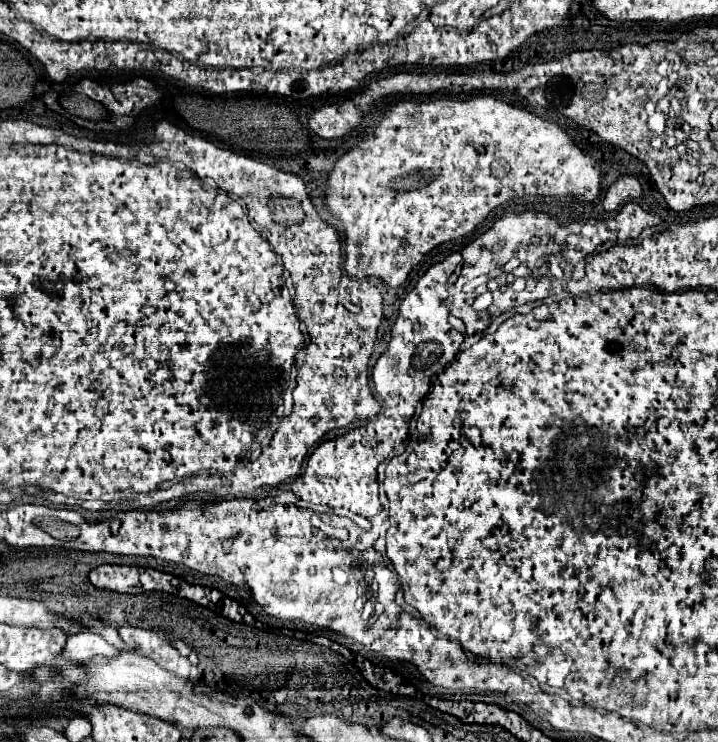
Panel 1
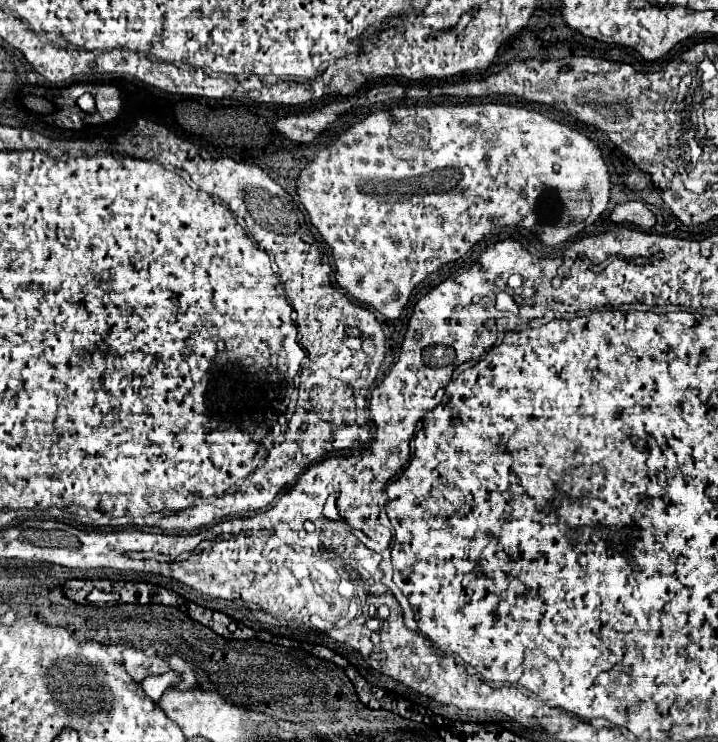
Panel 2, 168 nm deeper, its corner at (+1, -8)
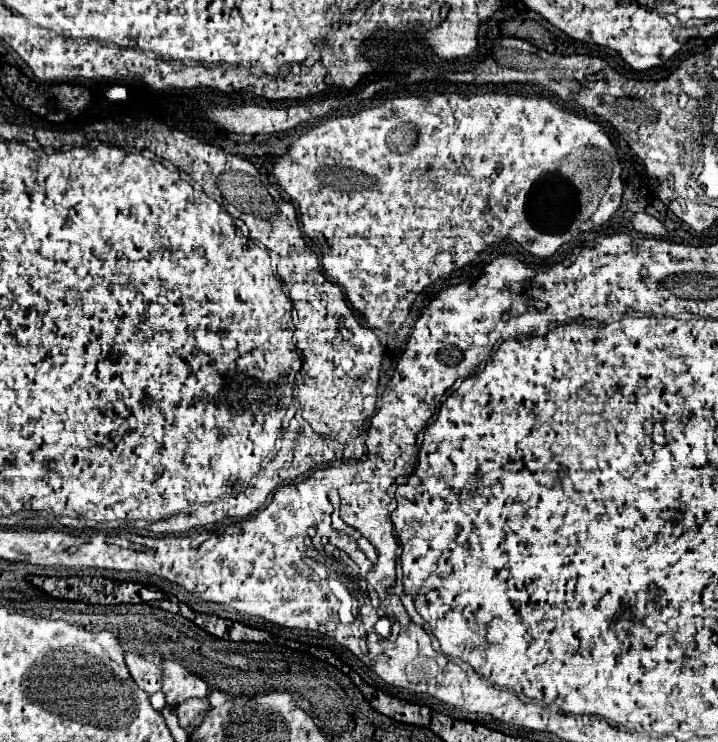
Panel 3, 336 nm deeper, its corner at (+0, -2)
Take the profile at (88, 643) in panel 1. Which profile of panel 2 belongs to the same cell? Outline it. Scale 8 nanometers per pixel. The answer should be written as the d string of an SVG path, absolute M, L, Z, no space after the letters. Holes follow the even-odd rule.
M168 671L166 675L146 677L146 681L142 681L142 687L144 687L146 695L158 703L160 697L162 697L162 693L170 687L170 681L176 681L176 679L178 679L178 675L172 673L172 671Z

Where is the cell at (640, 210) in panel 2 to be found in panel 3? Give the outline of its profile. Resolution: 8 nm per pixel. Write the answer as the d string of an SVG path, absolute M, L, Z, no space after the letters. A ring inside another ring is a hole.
M635 213L631 217L631 223L641 233L655 235L655 237L665 237L667 235L667 229L663 227L663 223L659 219L655 219L653 215L649 215L649 213Z

